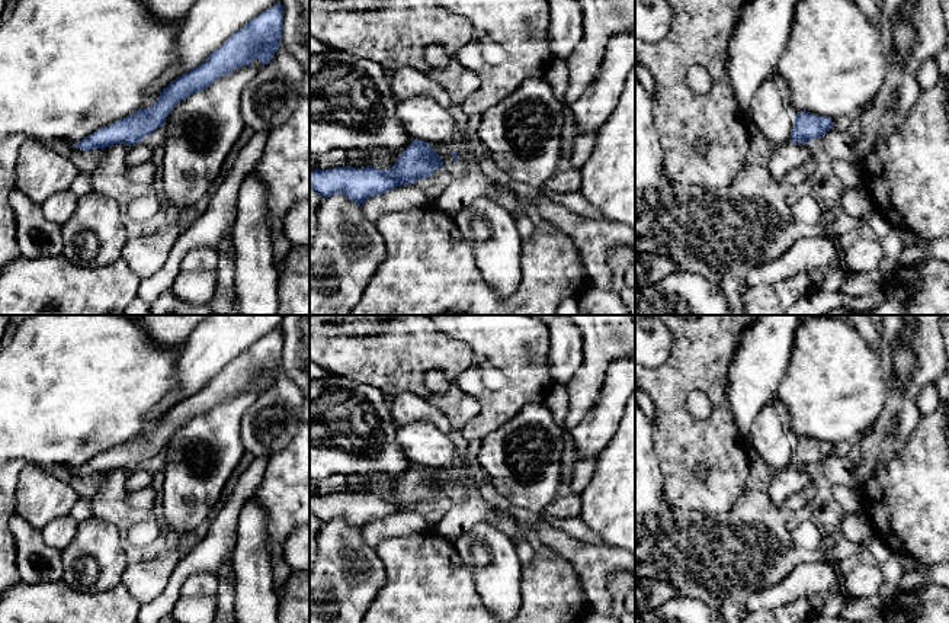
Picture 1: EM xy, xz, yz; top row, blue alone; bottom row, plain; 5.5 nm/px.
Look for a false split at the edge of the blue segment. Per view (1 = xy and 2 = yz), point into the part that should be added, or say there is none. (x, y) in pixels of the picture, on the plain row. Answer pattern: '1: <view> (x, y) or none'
1: none
2: none

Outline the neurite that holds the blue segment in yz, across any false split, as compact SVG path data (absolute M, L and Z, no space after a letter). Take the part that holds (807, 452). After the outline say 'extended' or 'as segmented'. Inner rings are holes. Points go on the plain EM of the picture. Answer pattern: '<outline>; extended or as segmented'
M799 437L795 440L793 453L791 456L791 466L798 469L808 469L815 463L821 463L833 455L833 444L818 441L809 437Z; as segmented

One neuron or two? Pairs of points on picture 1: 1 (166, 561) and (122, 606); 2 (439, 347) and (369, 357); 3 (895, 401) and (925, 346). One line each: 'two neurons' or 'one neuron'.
1: two neurons
2: one neuron
3: one neuron

